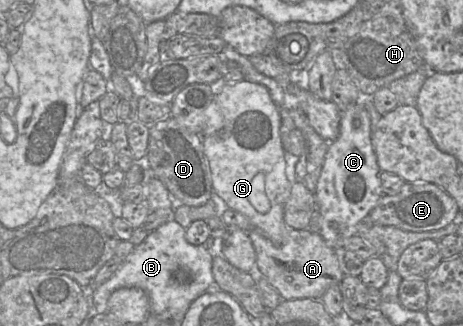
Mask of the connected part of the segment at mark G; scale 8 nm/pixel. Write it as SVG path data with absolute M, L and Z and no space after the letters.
M246 80L224 85L221 92L215 95L215 101L223 115L227 137L223 139L215 133L202 138L203 150L211 171L213 191L224 200L228 208L245 215L254 229L262 231L275 246L281 246L289 229L284 222L284 201L290 193L292 183L285 173L279 107L273 102L265 86Z

